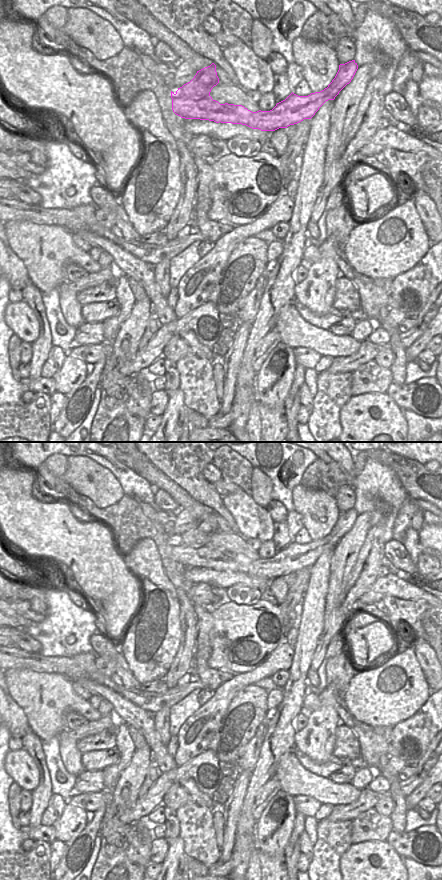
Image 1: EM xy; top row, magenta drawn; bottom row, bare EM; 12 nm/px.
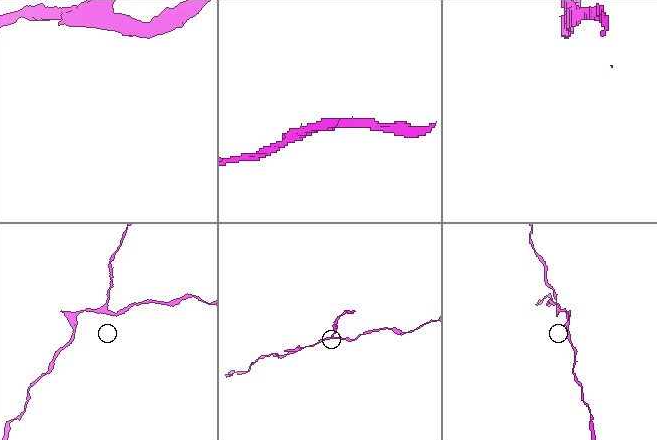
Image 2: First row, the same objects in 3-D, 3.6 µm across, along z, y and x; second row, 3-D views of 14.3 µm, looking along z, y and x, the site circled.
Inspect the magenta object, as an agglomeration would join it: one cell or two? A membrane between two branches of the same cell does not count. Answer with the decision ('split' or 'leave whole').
split

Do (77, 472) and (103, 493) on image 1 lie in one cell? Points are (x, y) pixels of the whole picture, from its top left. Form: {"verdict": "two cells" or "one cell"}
{"verdict": "one cell"}

